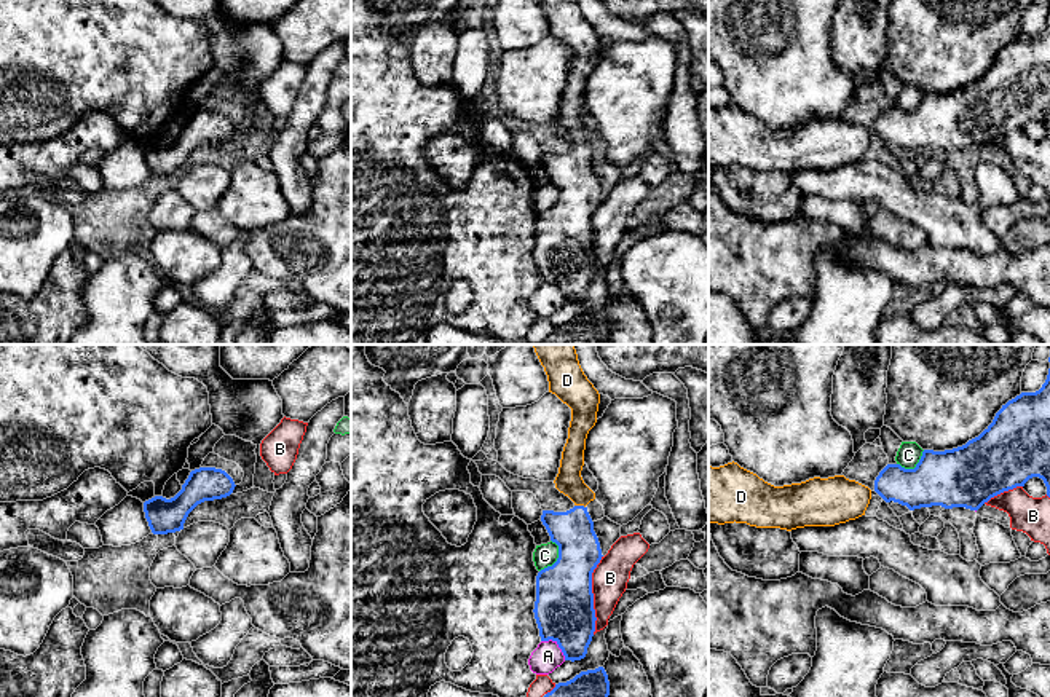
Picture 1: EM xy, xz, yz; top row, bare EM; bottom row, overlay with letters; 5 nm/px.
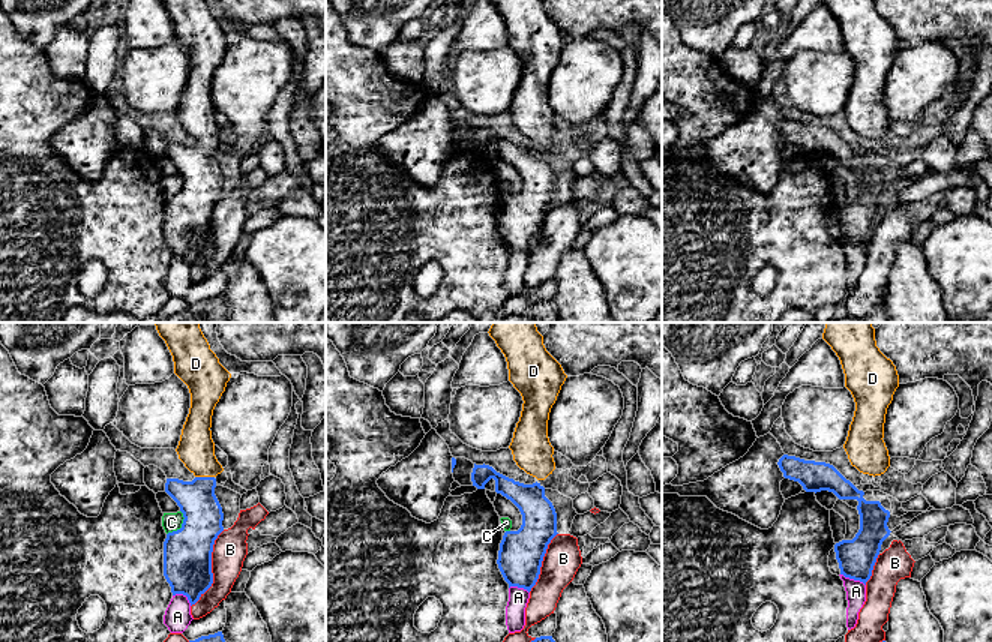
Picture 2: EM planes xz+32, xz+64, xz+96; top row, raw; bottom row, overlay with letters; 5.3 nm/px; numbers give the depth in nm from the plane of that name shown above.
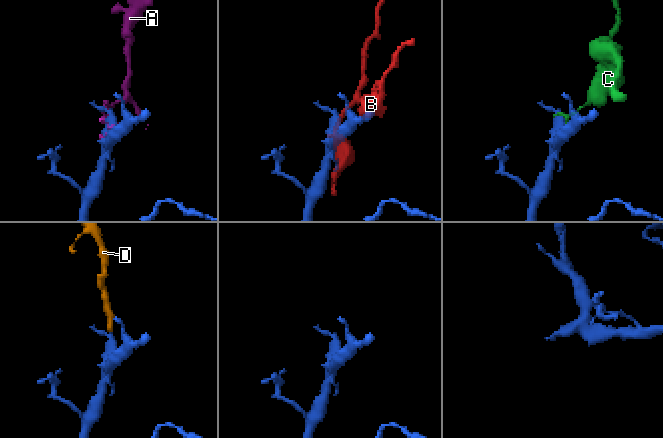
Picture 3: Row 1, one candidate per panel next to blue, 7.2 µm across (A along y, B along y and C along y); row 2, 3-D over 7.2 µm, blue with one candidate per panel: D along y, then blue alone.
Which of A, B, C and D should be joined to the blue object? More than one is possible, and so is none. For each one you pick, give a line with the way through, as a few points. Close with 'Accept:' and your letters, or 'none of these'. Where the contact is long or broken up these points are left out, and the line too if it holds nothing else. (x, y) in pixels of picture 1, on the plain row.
D: across xz (580, 195), (580, 149), (580, 136), (568, 123)
Accept: D

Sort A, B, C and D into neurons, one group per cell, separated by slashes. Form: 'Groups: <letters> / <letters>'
Groups: A / B / C / D

